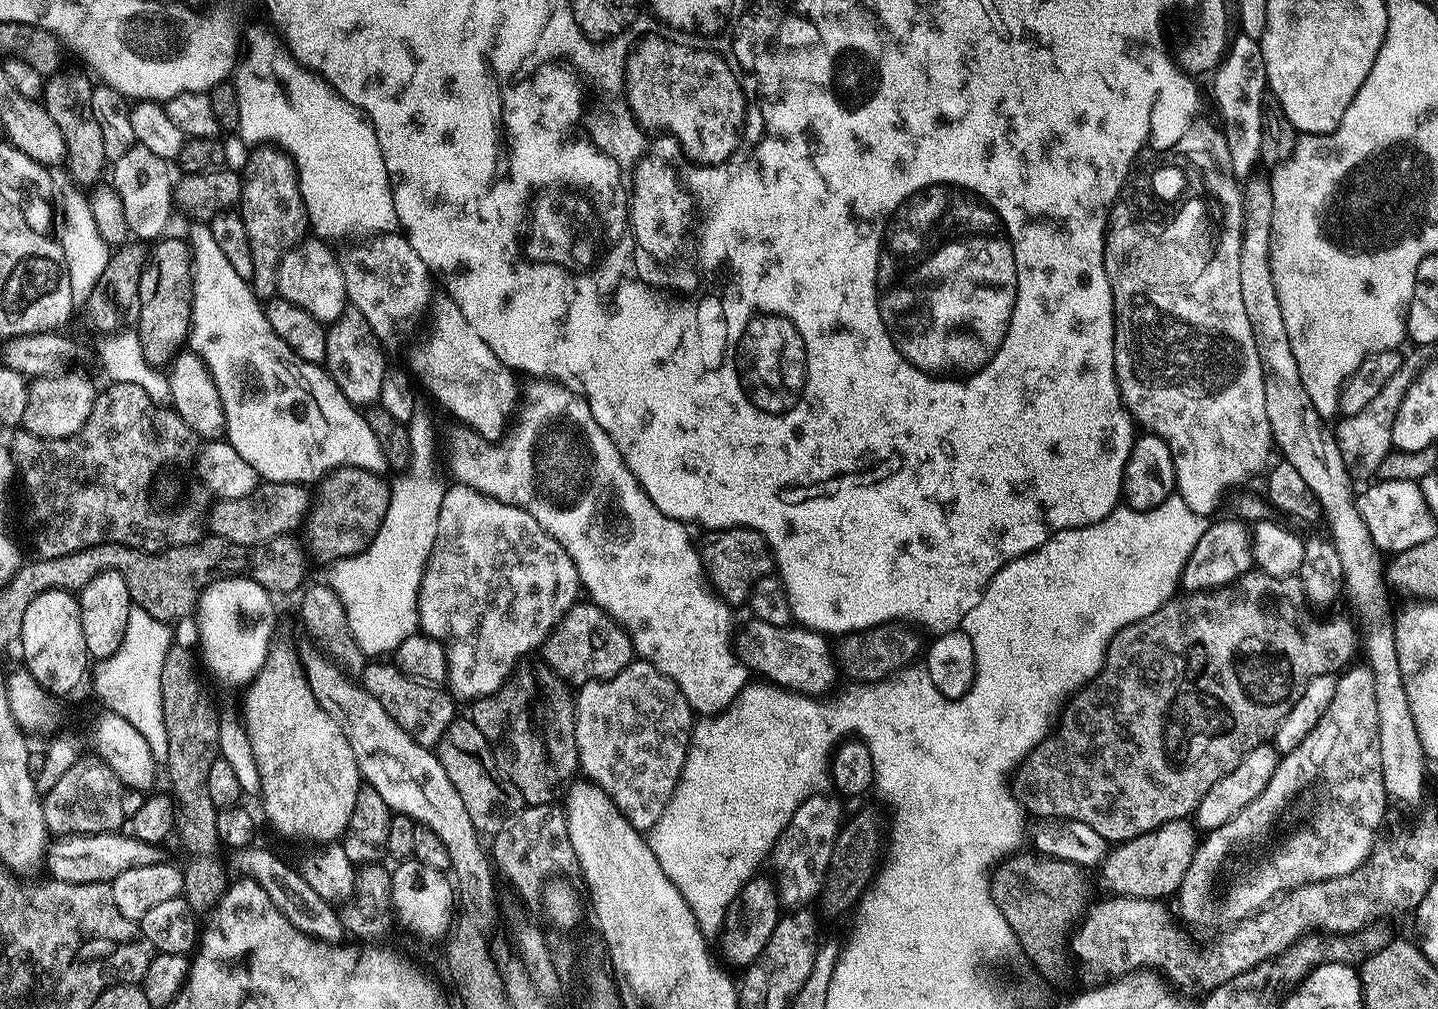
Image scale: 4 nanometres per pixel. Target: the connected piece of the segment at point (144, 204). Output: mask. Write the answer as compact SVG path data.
M135 143L122 158L113 163L111 185L116 189L123 204L123 215L127 220L129 231L141 241L159 239L174 208L174 175L173 165L166 158L148 150L146 146Z

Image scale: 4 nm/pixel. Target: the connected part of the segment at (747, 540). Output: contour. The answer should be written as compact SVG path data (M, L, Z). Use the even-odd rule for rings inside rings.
M726 528L712 530L707 533L704 545L699 545L700 563L704 566L704 574L711 591L715 592L725 604L743 605L752 593L754 582L758 578L769 575L773 571L772 550L761 532L754 528Z

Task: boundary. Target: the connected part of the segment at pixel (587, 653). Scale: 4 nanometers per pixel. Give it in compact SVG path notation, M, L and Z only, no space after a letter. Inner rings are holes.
M577 602L565 612L542 645L543 663L561 681L579 686L591 680L608 680L634 659L632 637L607 612L591 602Z

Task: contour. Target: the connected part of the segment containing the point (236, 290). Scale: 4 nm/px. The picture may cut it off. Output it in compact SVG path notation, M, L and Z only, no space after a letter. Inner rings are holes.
M204 222L191 225L190 247L193 251L192 326L190 348L204 362L212 375L214 386L222 398L228 430L229 444L254 466L261 481L274 484L311 485L328 475L334 468L361 468L367 472L383 473L388 458L370 426L367 415L350 403L337 386L327 367L311 364L298 358L274 334L264 313L264 304L249 281L243 280L226 262L218 242L214 242L211 227Z

